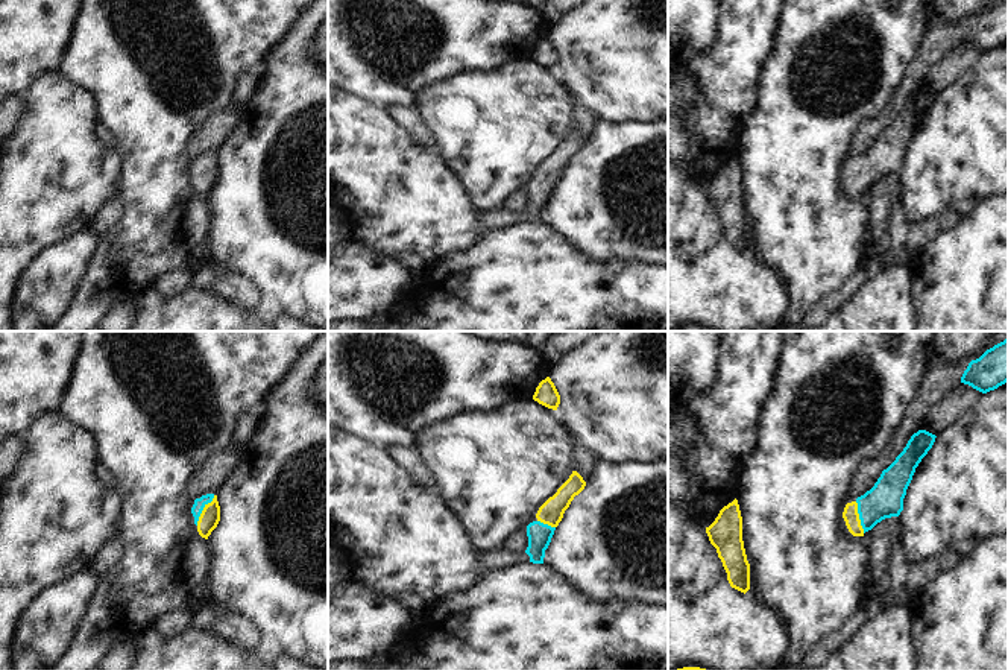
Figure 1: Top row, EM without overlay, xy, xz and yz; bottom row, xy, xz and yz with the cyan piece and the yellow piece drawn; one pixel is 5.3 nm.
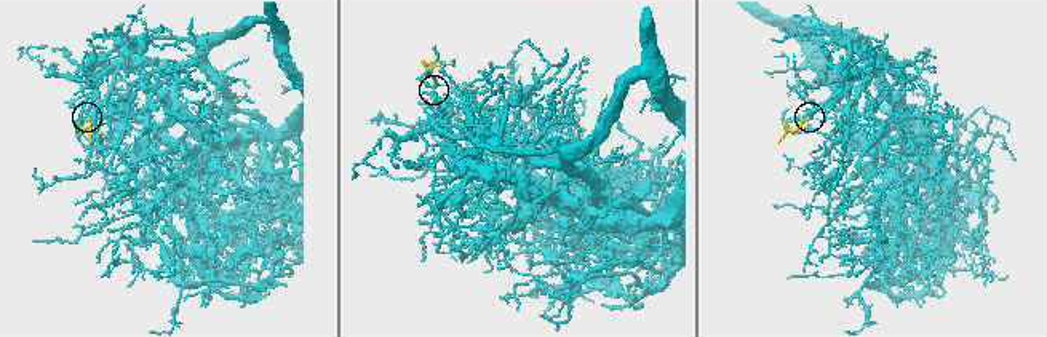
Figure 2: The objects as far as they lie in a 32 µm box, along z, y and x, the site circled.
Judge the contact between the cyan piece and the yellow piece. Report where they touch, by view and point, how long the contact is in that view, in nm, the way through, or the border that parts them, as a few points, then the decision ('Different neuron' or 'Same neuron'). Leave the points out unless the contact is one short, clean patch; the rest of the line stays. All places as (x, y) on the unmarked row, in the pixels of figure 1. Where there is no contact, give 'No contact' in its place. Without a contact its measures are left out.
Touches cyan at xy (202, 169). Shared border 190 nm. Path across: xy (199, 163), (202, 169), (210, 176). Same neuron

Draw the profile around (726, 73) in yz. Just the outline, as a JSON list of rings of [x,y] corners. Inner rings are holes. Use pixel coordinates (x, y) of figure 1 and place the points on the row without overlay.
[[[718,0],[712,41],[697,52],[683,73],[692,81],[692,94],[680,119],[685,135],[685,173],[707,188],[720,170],[736,158],[748,122],[759,103],[758,85],[776,44],[782,0]]]

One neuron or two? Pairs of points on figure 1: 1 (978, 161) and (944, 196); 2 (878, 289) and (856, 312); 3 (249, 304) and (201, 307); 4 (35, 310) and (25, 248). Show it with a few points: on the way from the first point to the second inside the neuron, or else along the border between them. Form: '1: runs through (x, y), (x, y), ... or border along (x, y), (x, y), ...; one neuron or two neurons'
1: runs through (969, 170), (952, 187); one neuron
2: runs through (873, 295), (863, 306); one neuron
3: border along (214, 290), (255, 313); two neurons
4: border along (55, 245), (26, 271), (15, 301); two neurons

